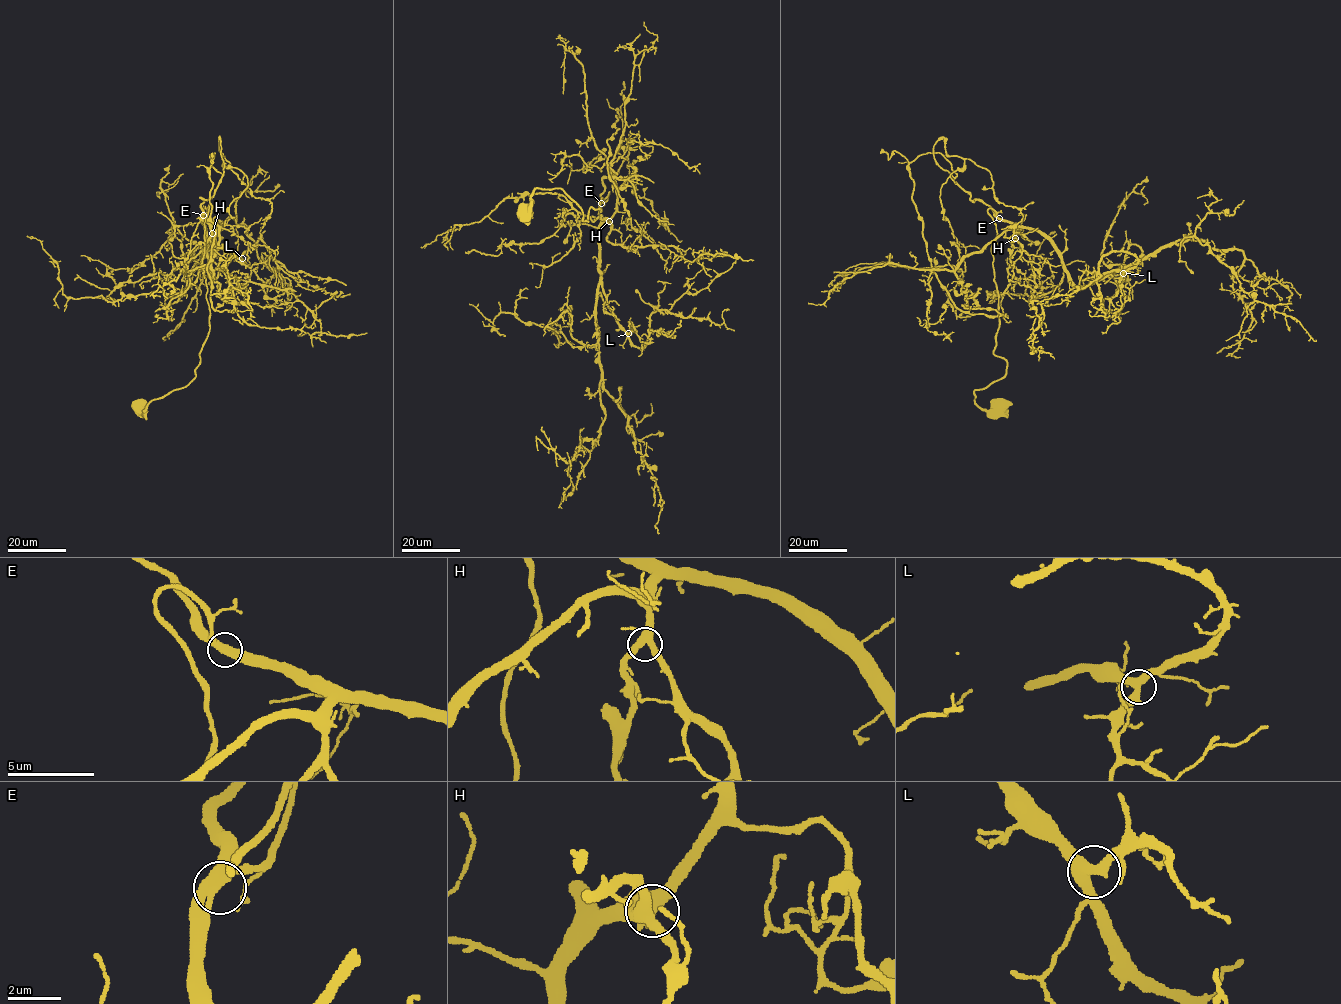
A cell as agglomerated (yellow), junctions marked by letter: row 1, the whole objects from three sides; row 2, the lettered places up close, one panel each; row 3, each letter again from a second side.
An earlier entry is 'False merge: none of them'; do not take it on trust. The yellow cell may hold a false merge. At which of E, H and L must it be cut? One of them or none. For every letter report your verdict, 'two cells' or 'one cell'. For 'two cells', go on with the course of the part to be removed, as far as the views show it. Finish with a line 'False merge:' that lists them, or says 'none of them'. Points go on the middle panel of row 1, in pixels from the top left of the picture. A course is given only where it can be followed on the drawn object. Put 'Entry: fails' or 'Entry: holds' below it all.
E: one cell
H: one cell
L: one cell
False merge: none of them
Entry: holds

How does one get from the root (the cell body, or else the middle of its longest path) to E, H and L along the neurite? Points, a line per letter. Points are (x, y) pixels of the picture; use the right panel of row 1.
E: (1001, 405), (983, 410), (974, 391), (1000, 380), (1007, 367), (994, 353), (997, 230), (987, 210), (999, 219)
H: (1001, 405), (983, 410), (974, 391), (1007, 367), (994, 353), (997, 230), (989, 208), (1015, 225), (1015, 238)
L: (1001, 405), (983, 410), (974, 391), (1007, 367), (994, 353), (987, 210), (1042, 233), (1077, 287), (1123, 273)

